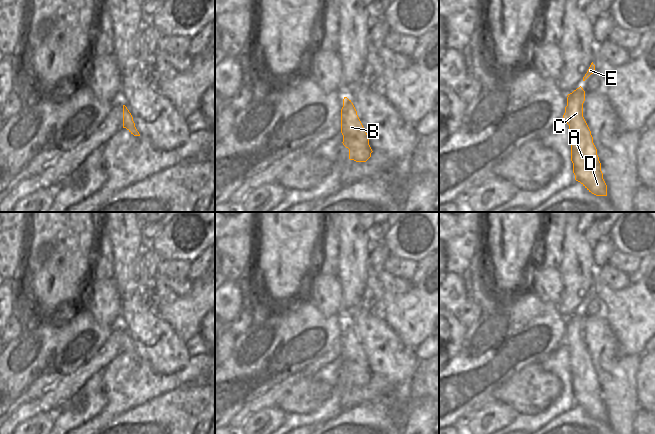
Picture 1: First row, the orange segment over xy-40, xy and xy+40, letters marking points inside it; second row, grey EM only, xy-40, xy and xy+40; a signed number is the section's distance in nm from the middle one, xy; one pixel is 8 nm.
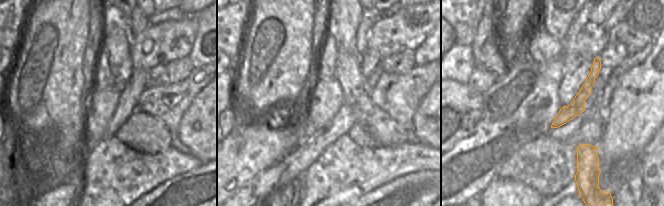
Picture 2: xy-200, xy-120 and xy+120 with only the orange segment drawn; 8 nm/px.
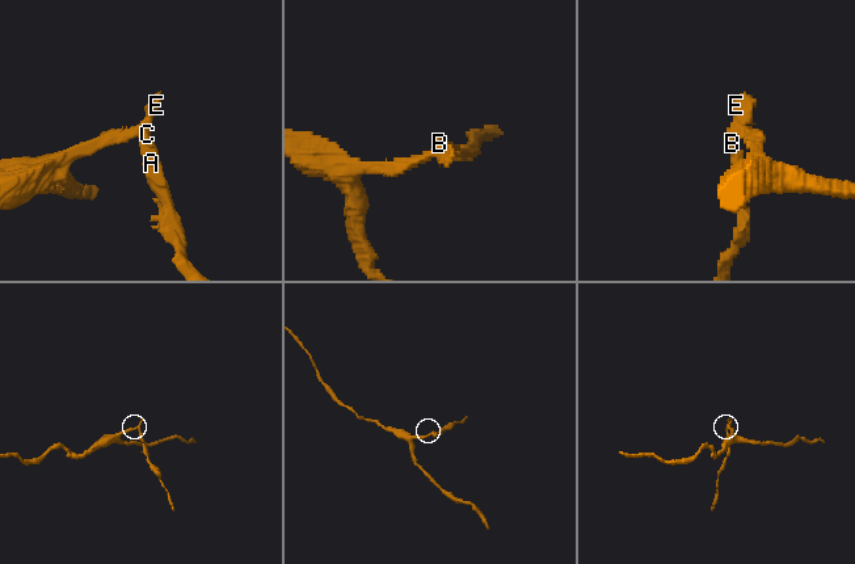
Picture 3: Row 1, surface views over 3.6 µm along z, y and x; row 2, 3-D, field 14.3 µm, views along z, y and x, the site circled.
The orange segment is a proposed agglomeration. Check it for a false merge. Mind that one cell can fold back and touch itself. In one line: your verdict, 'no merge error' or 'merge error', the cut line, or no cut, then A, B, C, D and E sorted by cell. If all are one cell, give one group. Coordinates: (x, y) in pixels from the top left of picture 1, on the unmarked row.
merge error; cut xy+40 (573, 315), (576, 319), (584, 320); groups A B C D / E

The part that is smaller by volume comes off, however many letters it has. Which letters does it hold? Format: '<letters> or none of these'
A, B, C, D.

